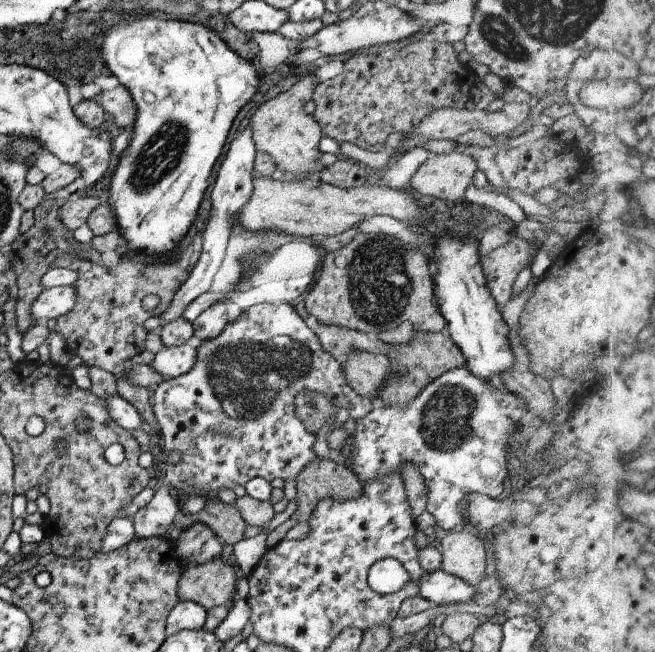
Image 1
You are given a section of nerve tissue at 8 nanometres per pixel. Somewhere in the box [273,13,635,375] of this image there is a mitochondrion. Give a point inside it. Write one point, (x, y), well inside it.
(379, 284)

